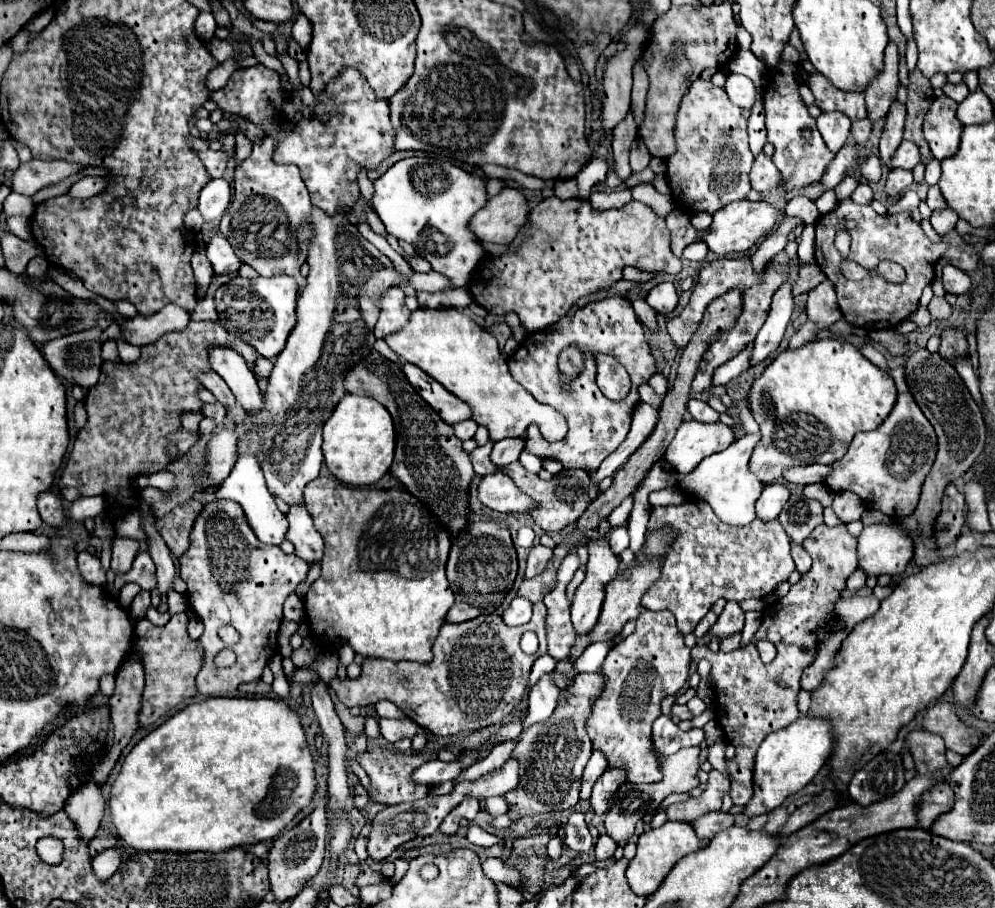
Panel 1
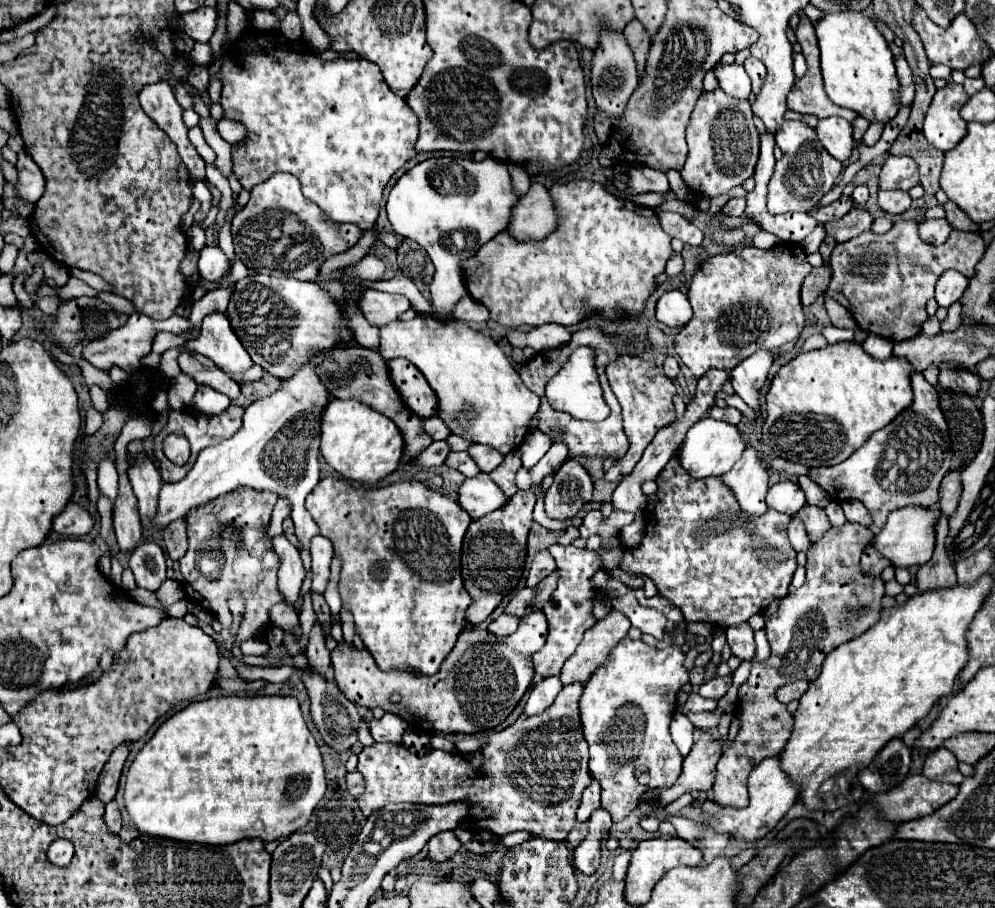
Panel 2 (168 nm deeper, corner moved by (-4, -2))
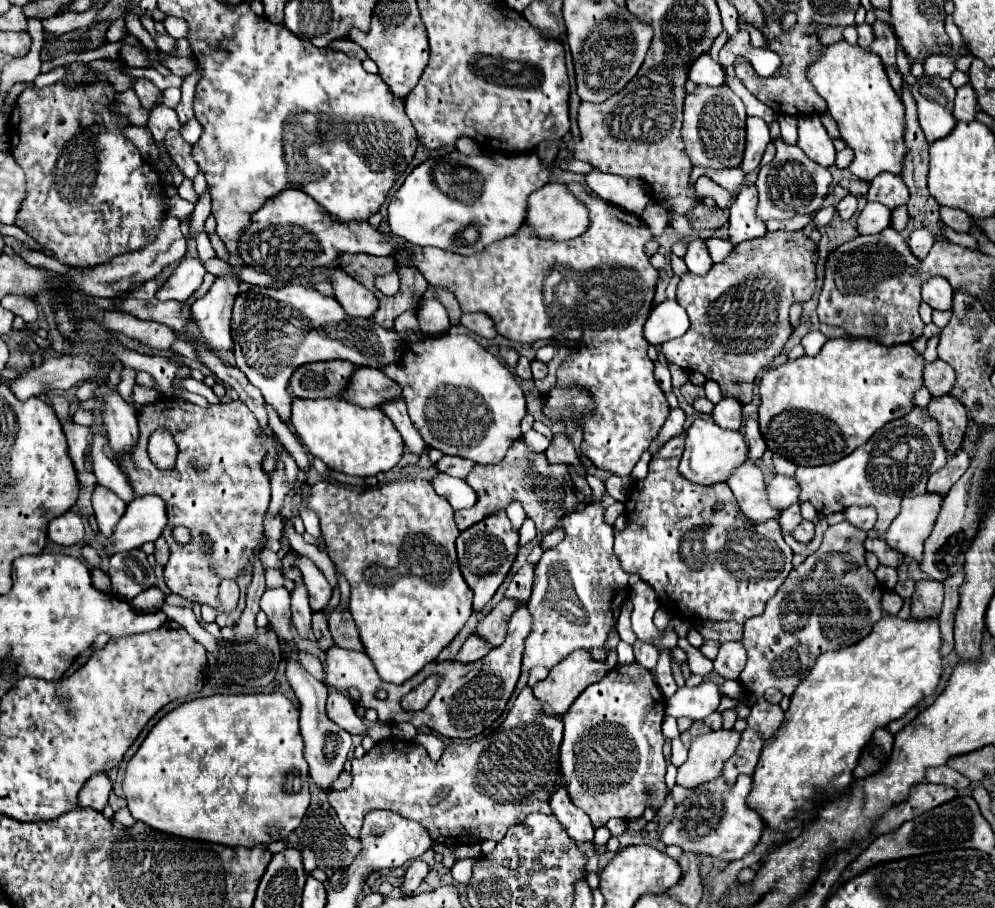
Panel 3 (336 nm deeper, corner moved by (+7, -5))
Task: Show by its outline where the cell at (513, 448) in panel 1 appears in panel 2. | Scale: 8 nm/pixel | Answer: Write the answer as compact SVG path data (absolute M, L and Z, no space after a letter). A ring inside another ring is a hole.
M471 445L471 447L467 449L467 453L475 459L475 463L479 465L479 469L481 469L483 473L495 471L495 469L503 463L503 459L505 459L503 453L499 453L497 449L491 449L491 447L487 447L487 445Z

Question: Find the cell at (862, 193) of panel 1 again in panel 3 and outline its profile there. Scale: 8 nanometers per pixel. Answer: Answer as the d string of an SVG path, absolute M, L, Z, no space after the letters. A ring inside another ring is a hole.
M848 194L844 200L840 200L840 202L838 202L836 210L838 210L840 218L850 220L850 218L854 216L854 212L856 212L856 206L858 206L858 200L856 200L852 194Z

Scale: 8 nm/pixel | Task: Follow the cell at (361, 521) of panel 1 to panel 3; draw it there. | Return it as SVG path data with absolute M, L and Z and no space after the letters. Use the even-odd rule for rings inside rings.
M404 478L404 482L388 482L384 486L376 486L370 490L350 490L342 484L330 482L330 480L320 480L314 484L312 488L312 496L310 496L310 508L320 516L320 530L322 530L322 538L326 540L326 552L330 556L330 560L342 570L342 574L346 576L346 580L350 582L350 612L354 616L354 622L360 630L360 638L362 644L366 648L366 654L370 656L370 660L376 664L376 670L380 674L382 680L386 682L394 682L394 684L404 684L408 678L416 676L428 662L434 662L438 658L438 654L454 640L454 636L462 630L462 626L468 622L470 614L472 614L472 590L468 588L460 566L458 566L458 558L456 558L456 538L460 534L460 530L454 524L454 510L452 506L434 492L432 484L420 478Z

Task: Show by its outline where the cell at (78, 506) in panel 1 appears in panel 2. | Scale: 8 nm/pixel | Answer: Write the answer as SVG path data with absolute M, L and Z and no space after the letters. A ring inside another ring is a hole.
M111 459L101 461L99 471L97 471L97 485L99 485L99 491L101 491L109 501L115 501L117 487L119 487L119 479L117 479L115 463L113 463Z

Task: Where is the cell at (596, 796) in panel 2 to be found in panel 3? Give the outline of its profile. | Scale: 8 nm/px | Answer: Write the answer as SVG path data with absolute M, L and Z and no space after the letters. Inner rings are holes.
M564 788L552 792L550 804L552 804L552 812L564 824L564 828L572 840L576 840L576 842L594 840L594 828L592 828L588 816L584 816L584 812L572 804L572 800L568 798Z

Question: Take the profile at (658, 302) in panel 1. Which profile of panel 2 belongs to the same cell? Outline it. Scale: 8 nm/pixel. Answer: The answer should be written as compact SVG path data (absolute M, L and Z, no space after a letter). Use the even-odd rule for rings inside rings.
M667 291L657 301L657 321L669 327L685 325L691 319L691 315L693 311L689 307L687 295L683 295L681 291Z

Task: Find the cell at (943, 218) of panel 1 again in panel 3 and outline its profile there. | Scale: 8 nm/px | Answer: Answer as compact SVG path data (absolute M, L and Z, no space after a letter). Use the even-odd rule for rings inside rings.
M922 226L916 228L916 230L910 234L910 238L908 238L910 252L912 252L916 258L922 258L924 254L928 254L930 248L932 248L932 244L934 244L932 234L930 234L926 228L922 228Z

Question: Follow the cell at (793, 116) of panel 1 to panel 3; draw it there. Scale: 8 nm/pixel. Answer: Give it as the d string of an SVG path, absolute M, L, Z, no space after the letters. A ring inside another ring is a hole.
M774 140L776 144L776 156L770 164L762 166L756 180L758 190L758 206L756 216L760 216L762 222L768 222L770 218L792 218L796 214L814 214L822 208L822 202L830 190L832 176L828 168L822 168L814 164L804 152L800 152L798 146L788 146L782 140Z

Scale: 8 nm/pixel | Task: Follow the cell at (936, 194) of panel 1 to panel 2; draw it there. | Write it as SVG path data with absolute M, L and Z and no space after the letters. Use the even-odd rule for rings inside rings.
M947 201L943 205L945 209L945 219L951 223L953 229L959 229L959 231L977 231L977 223L973 223L953 201Z

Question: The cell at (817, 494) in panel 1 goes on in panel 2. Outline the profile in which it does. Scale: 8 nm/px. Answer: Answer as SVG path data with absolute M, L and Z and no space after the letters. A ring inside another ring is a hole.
M799 477L799 485L805 491L807 503L815 505L815 507L827 507L829 505L829 495L827 491L823 491L817 483L813 483L809 477Z

